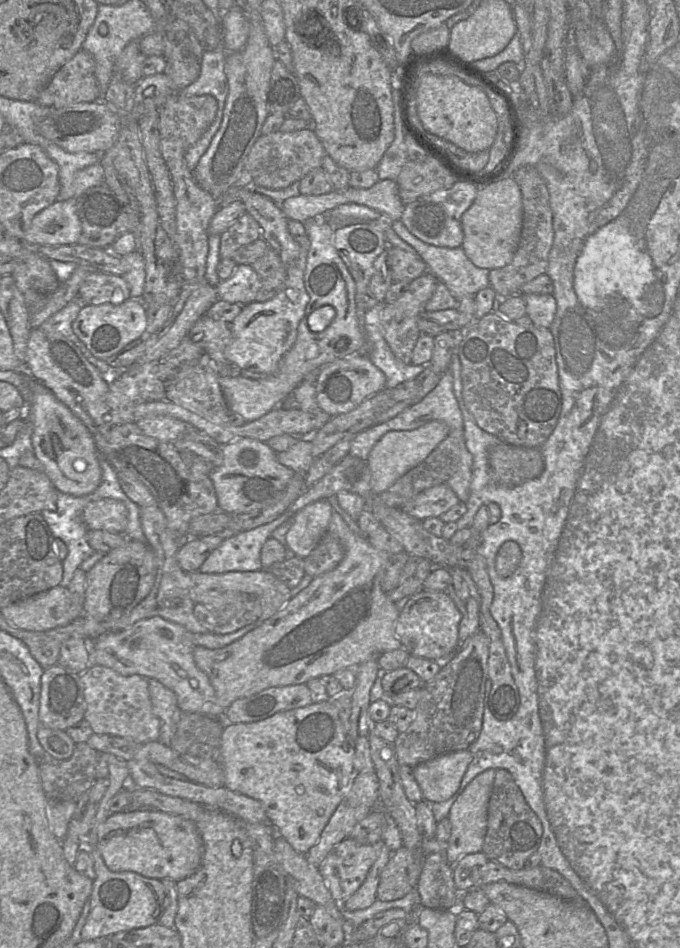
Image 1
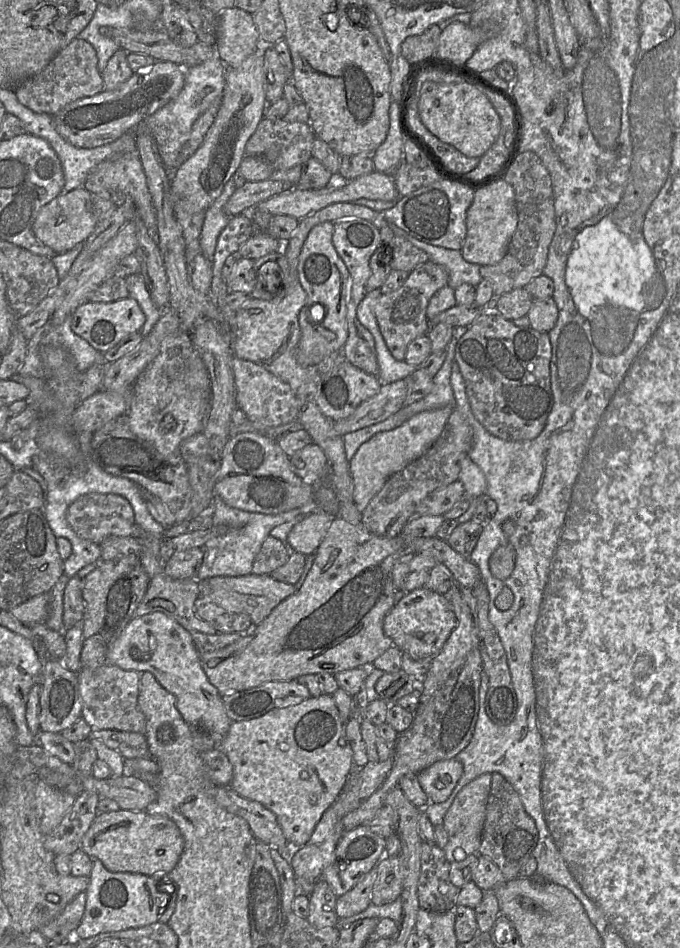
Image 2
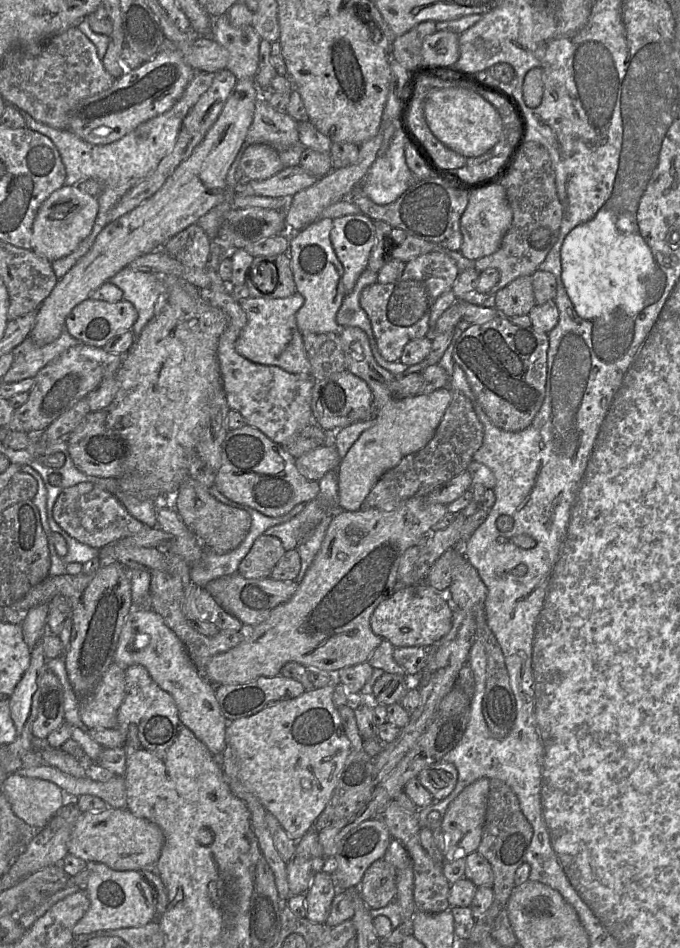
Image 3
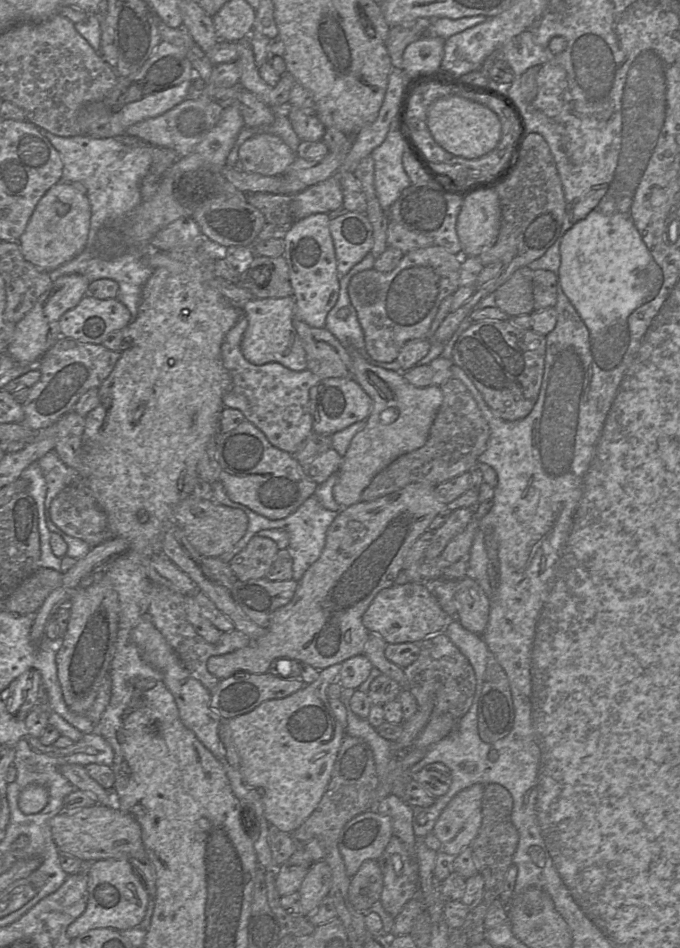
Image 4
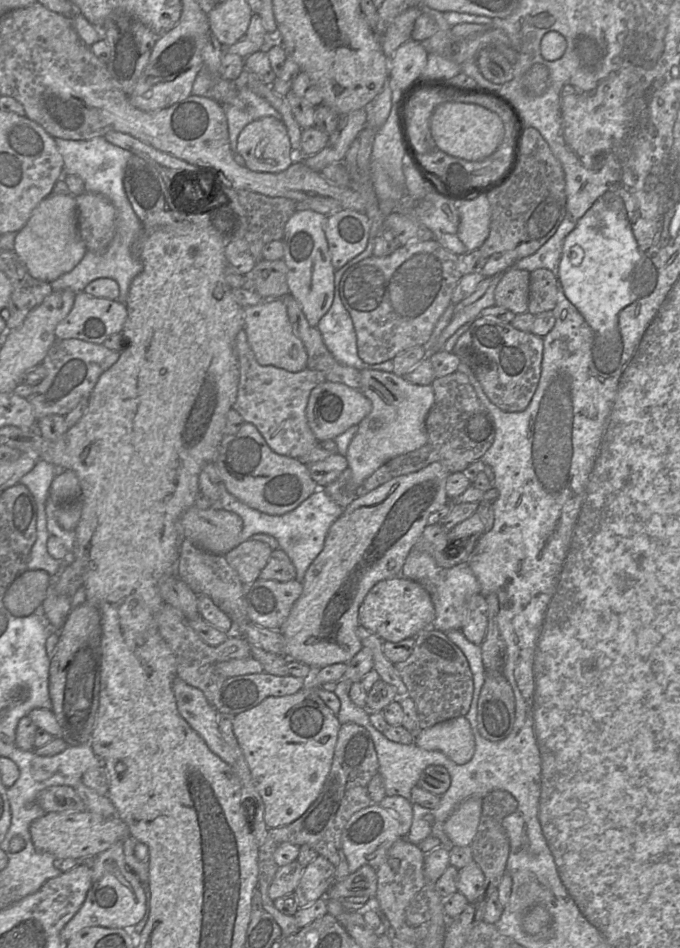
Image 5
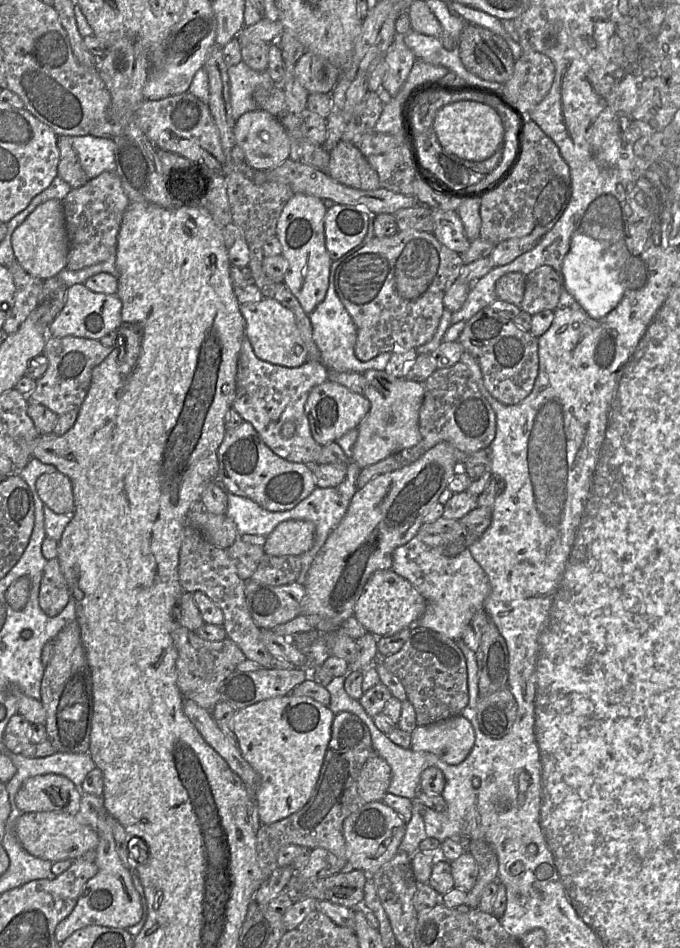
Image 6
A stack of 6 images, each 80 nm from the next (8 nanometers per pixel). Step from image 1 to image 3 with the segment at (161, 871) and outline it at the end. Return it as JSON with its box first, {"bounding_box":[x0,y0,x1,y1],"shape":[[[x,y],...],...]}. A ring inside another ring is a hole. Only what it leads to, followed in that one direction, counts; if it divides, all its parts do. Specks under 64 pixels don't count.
{"bounding_box":[68,807,164,871],"shape":[[[107,807],[82,813],[72,829],[68,853],[87,863],[103,863],[117,871],[142,871],[156,864],[163,843],[164,834],[156,824],[135,816],[125,808]]]}

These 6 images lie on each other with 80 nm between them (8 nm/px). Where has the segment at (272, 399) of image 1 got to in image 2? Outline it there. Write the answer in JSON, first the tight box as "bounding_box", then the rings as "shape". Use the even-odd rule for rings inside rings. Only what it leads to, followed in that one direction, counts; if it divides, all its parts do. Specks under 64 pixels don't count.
{"bounding_box":[296,222,351,367],"shape":[[[333,222],[316,225],[310,230],[298,258],[299,281],[308,296],[307,304],[299,313],[301,339],[296,359],[302,367],[316,366],[332,353],[343,351],[348,338],[347,311],[351,299],[351,278],[333,246],[332,236]],[[316,304],[325,309],[325,318],[321,324],[314,324],[310,317],[312,307]]]}

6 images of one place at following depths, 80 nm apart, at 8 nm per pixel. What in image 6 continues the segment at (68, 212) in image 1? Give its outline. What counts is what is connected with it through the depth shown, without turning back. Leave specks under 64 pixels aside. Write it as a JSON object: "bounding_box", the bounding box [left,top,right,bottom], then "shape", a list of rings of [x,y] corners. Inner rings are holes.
{"bounding_box":[12,200,68,280],"shape":[[[48,200],[37,206],[14,231],[12,248],[16,261],[31,276],[46,280],[66,269],[68,236],[62,201]]]}

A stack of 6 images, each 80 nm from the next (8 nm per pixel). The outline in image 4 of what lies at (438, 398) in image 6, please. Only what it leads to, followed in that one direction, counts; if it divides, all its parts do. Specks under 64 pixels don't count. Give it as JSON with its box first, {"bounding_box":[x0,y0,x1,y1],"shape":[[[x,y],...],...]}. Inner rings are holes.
{"bounding_box":[361,377,490,501],"shape":[[[452,377],[439,387],[443,393],[443,402],[426,444],[400,456],[378,473],[362,492],[361,501],[376,500],[412,483],[437,486],[470,471],[478,464],[478,457],[486,450],[490,438],[486,419],[469,390],[459,379]]]}

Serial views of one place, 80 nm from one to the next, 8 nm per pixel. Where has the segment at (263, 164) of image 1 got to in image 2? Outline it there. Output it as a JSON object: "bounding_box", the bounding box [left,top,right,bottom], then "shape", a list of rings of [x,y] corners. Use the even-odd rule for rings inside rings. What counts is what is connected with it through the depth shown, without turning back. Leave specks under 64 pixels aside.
{"bounding_box":[245,116,316,170],"shape":[[[264,116],[246,143],[245,156],[261,156],[275,170],[287,170],[302,165],[313,157],[312,147],[315,138],[316,136],[309,124],[287,122],[283,118],[270,119]]]}

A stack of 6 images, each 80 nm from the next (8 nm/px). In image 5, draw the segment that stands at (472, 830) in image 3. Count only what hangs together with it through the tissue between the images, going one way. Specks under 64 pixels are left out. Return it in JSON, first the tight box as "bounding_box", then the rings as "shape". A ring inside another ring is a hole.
{"bounding_box":[444,798,482,846],"shape":[[[469,798],[448,817],[444,832],[452,846],[471,846],[482,814],[482,798]]]}

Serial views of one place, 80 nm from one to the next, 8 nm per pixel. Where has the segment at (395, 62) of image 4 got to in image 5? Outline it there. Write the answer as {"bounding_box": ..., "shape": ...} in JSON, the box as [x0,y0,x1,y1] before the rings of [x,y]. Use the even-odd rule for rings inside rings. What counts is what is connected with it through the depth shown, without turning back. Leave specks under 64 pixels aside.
{"bounding_box":[381,7,421,59],"shape":[[[410,7],[389,24],[381,37],[383,51],[389,59],[393,58],[393,54],[402,44],[411,39],[415,20],[421,14],[421,7]]]}

